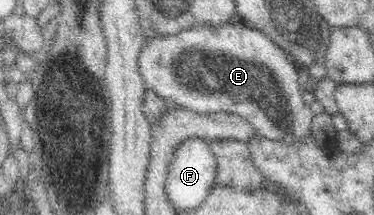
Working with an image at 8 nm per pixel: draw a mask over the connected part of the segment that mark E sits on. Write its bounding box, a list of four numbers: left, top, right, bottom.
[137,20,313,143]

